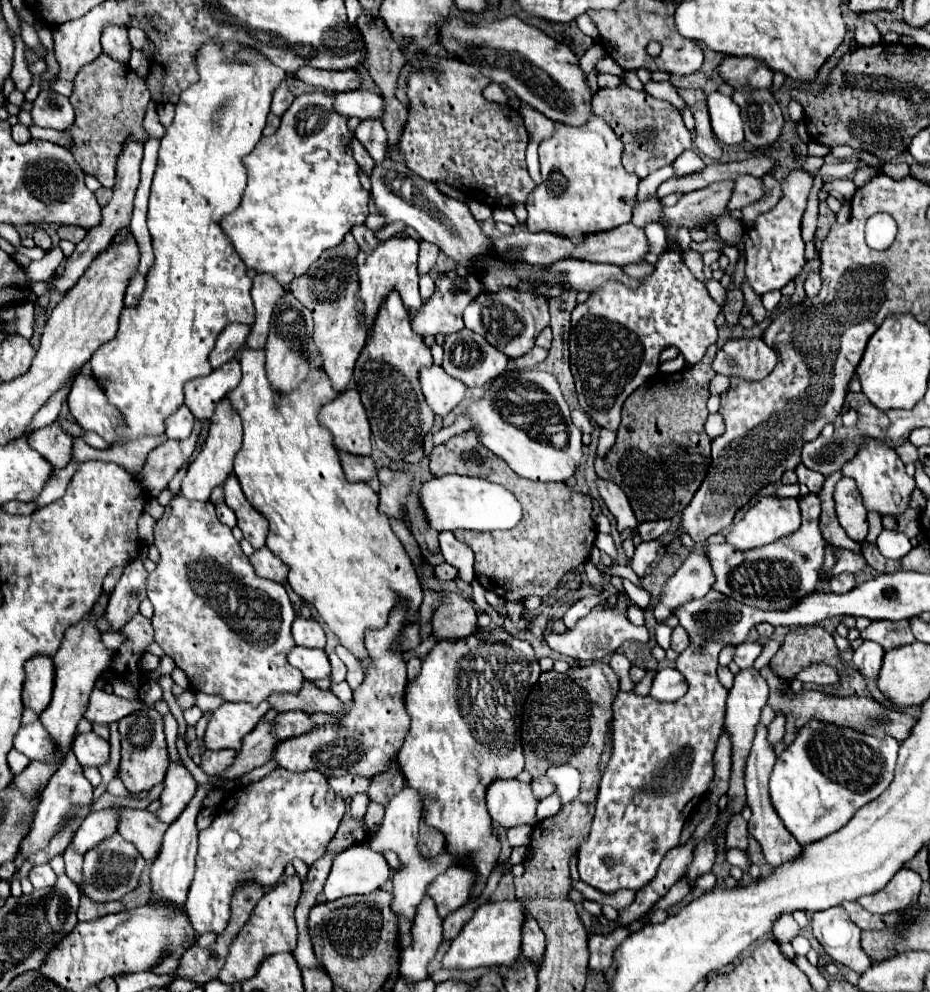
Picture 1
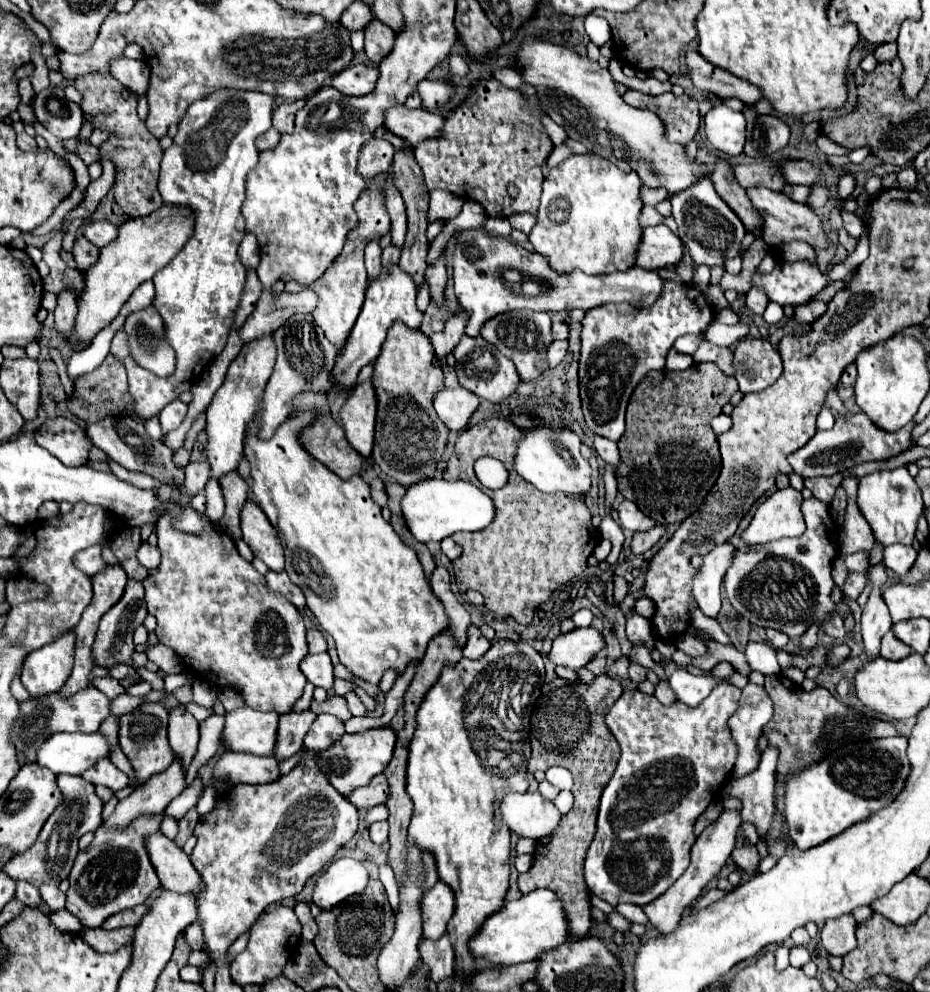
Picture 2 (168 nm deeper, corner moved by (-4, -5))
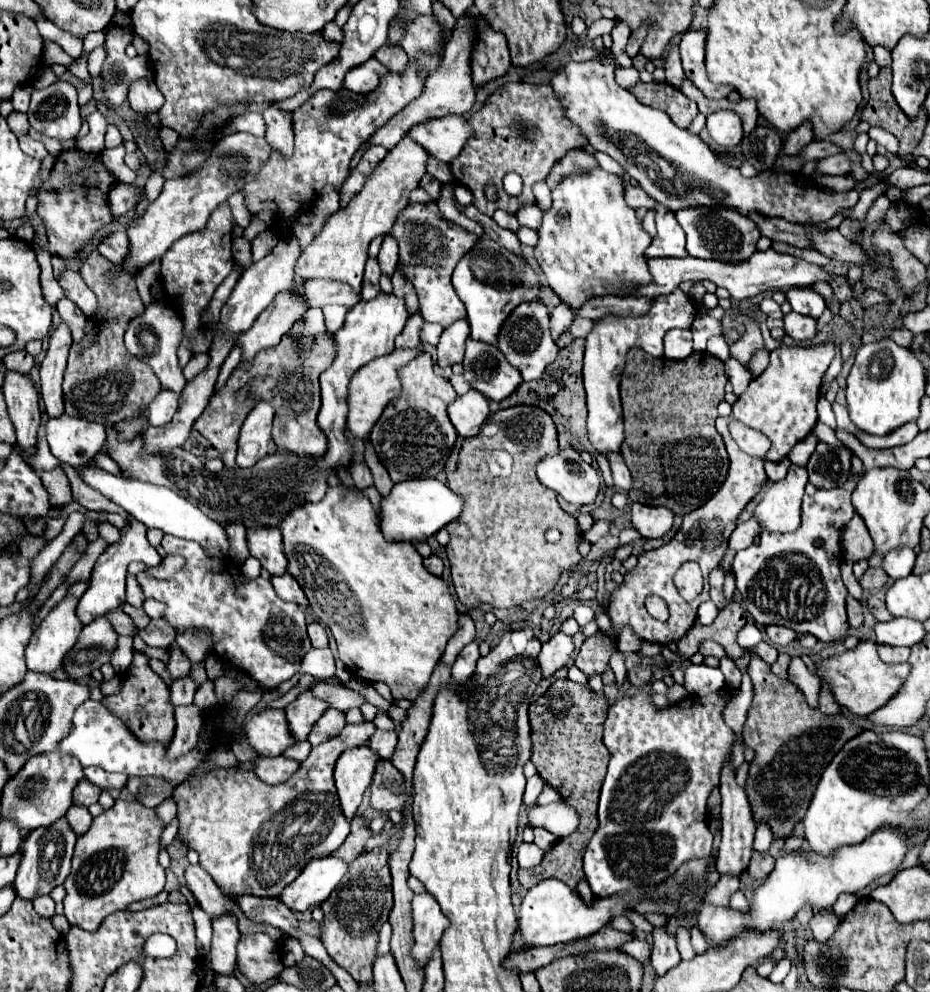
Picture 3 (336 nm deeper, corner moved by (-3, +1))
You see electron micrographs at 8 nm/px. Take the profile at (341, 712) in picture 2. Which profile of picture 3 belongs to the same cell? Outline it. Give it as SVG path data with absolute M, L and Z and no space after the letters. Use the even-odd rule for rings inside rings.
M315 684L311 688L315 698L323 698L331 708L339 708L341 712L347 712L349 708L359 708L363 704L363 696L357 692L345 688L345 686L331 686L331 684Z

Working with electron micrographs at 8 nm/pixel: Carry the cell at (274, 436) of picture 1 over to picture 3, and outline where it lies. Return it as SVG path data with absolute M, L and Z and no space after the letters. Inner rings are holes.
M343 482L329 486L323 500L301 504L295 512L289 512L279 530L283 532L283 550L289 562L287 572L299 582L309 606L335 636L341 662L351 668L355 678L385 682L395 700L415 700L439 662L447 640L457 630L459 612L447 584L425 570L423 558L411 542L385 540L379 526L379 512L371 506L369 498L363 490L345 486Z

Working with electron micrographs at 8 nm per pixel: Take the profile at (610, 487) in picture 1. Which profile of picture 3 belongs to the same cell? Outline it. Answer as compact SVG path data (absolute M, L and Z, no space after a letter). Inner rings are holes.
M637 502L629 504L631 524L643 538L659 538L673 526L673 512L669 508L653 508Z

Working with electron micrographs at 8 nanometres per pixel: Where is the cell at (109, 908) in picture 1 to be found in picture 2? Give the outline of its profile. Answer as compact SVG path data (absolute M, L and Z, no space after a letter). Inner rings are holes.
M144 904L134 906L132 910L122 910L122 912L114 914L112 918L108 918L108 920L102 924L102 928L112 930L112 928L122 928L122 926L138 926L140 920L144 918L144 914L148 914L148 912L150 912L150 908L144 906Z

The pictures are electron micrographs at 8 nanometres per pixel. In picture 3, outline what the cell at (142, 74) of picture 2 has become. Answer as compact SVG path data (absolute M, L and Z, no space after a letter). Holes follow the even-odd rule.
M133 80L127 98L131 108L143 116L149 112L157 112L165 102L153 80Z

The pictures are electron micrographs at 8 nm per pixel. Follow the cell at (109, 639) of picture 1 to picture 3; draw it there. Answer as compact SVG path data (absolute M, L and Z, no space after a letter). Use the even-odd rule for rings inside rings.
M127 574L126 601L136 608L141 608L144 602L144 594L135 576Z

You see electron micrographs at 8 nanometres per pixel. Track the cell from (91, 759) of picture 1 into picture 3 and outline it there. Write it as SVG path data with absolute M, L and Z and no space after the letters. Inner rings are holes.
M95 766L85 768L83 772L85 772L85 778L89 782L93 782L95 786L105 788L105 790L109 790L109 788L123 788L125 782L127 782L127 776L115 774L115 772L105 772L103 768L95 768Z

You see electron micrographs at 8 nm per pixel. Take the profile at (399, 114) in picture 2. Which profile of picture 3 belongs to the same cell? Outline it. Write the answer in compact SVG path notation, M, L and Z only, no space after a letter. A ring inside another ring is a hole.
M443 116L443 118L431 118L427 122L415 124L407 132L417 144L421 144L431 156L451 162L453 156L461 152L467 138L473 134L467 126L467 120L463 116Z

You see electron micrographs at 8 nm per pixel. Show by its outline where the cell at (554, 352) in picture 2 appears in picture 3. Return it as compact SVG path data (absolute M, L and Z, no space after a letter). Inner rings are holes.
M575 318L573 324L569 326L569 330L565 330L563 334L569 334L573 338L585 338L589 332L591 332L591 324L593 320L587 320L587 318Z

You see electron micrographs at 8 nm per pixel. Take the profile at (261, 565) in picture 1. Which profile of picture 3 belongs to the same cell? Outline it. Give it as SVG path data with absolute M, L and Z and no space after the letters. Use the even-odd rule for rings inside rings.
M285 572L283 576L271 576L271 584L273 584L273 588L275 588L279 598L295 602L299 606L307 606L309 604L305 594L303 594L303 590L301 590L301 586L297 584L297 580L291 574Z

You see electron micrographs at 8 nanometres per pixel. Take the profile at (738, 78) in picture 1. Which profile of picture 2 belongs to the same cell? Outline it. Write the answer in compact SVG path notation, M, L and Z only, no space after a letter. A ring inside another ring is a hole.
M696 50L686 52L686 70L692 78L692 84L698 90L712 92L718 98L738 98L744 104L754 104L762 98L760 90L752 86L750 82L744 82L730 72L712 66L708 60L704 60Z

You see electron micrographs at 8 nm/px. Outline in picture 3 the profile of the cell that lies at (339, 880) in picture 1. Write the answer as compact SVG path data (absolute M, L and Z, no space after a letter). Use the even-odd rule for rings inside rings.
M337 856L311 860L297 880L283 890L279 900L299 912L305 912L309 906L319 906L347 876L349 866L351 864L347 860Z

